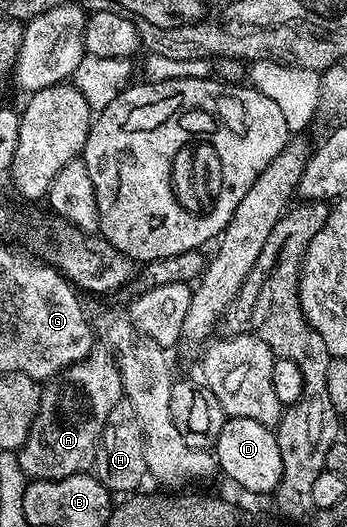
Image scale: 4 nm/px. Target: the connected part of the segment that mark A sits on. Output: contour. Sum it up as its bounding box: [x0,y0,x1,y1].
[19,354,123,480]

